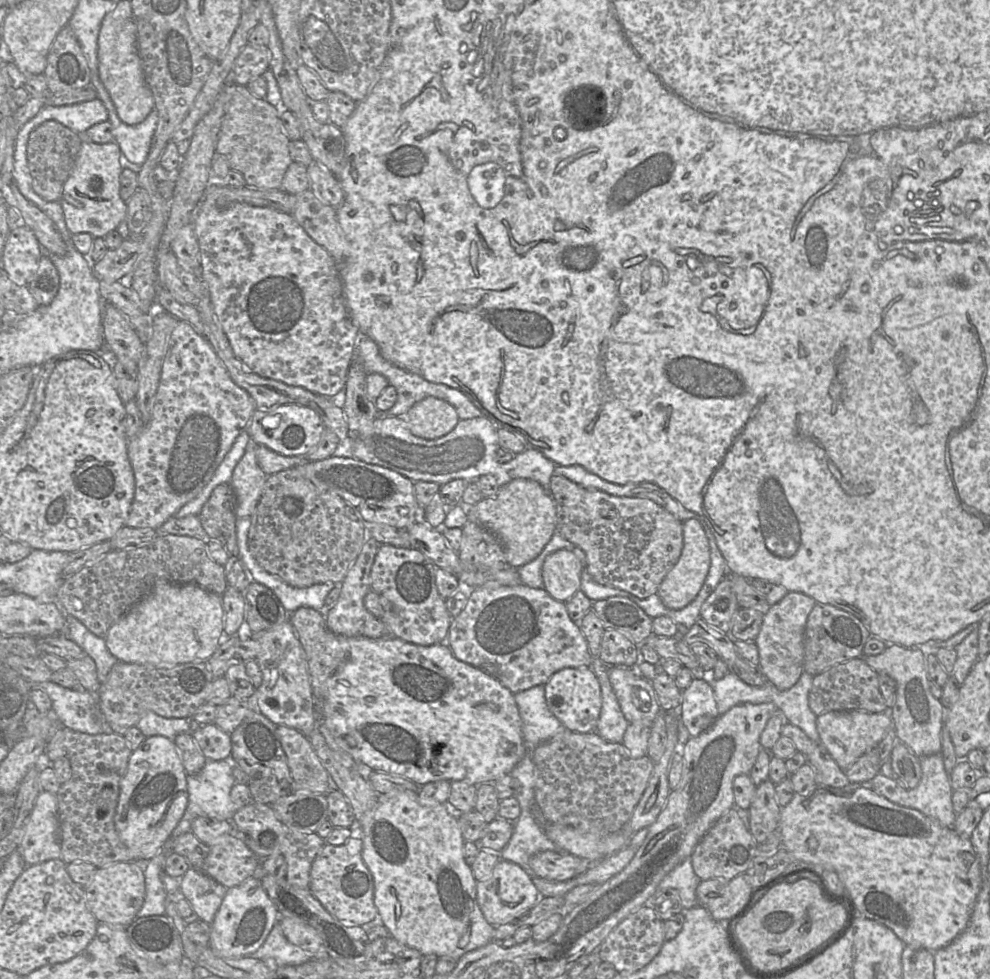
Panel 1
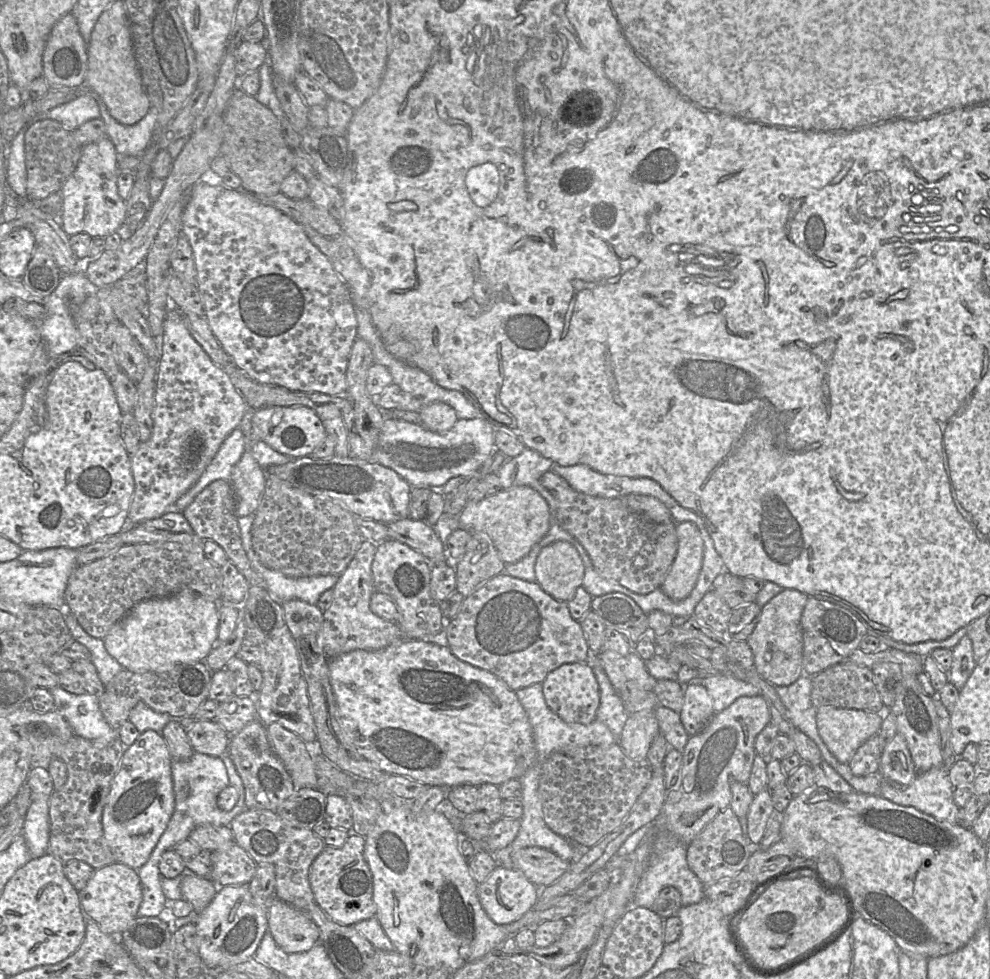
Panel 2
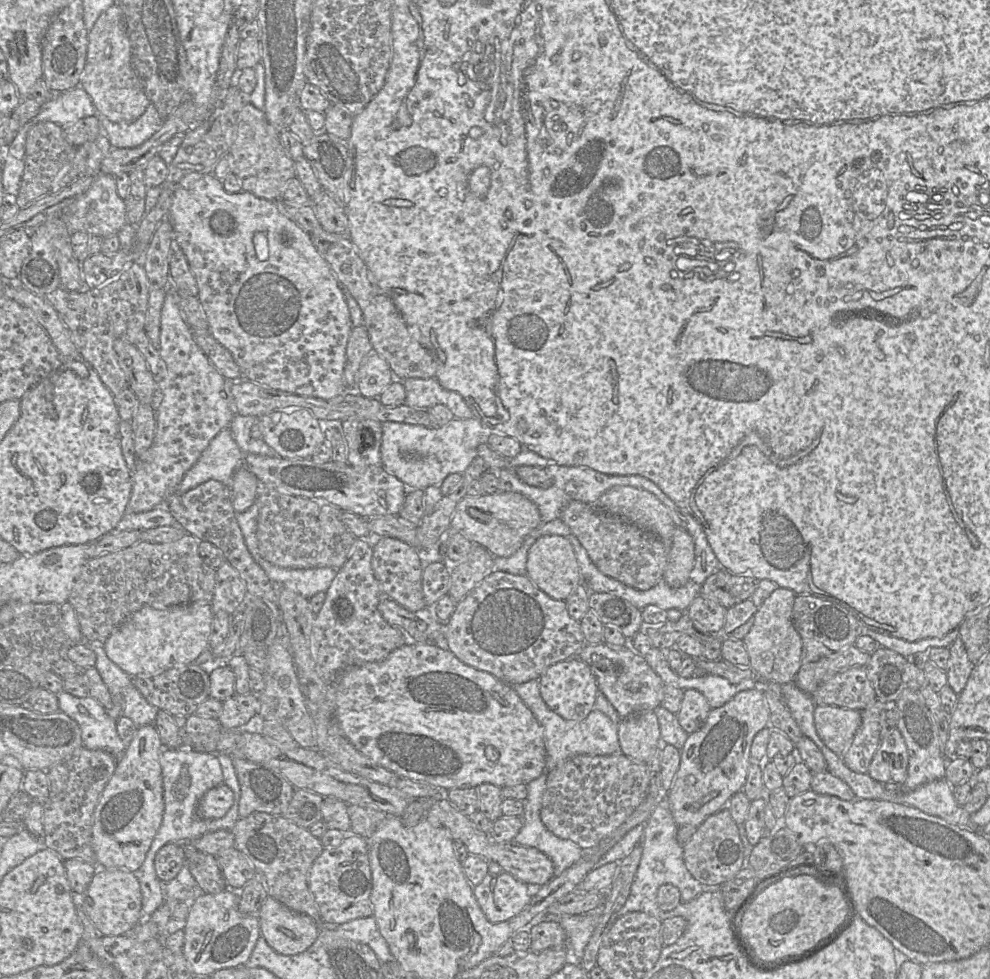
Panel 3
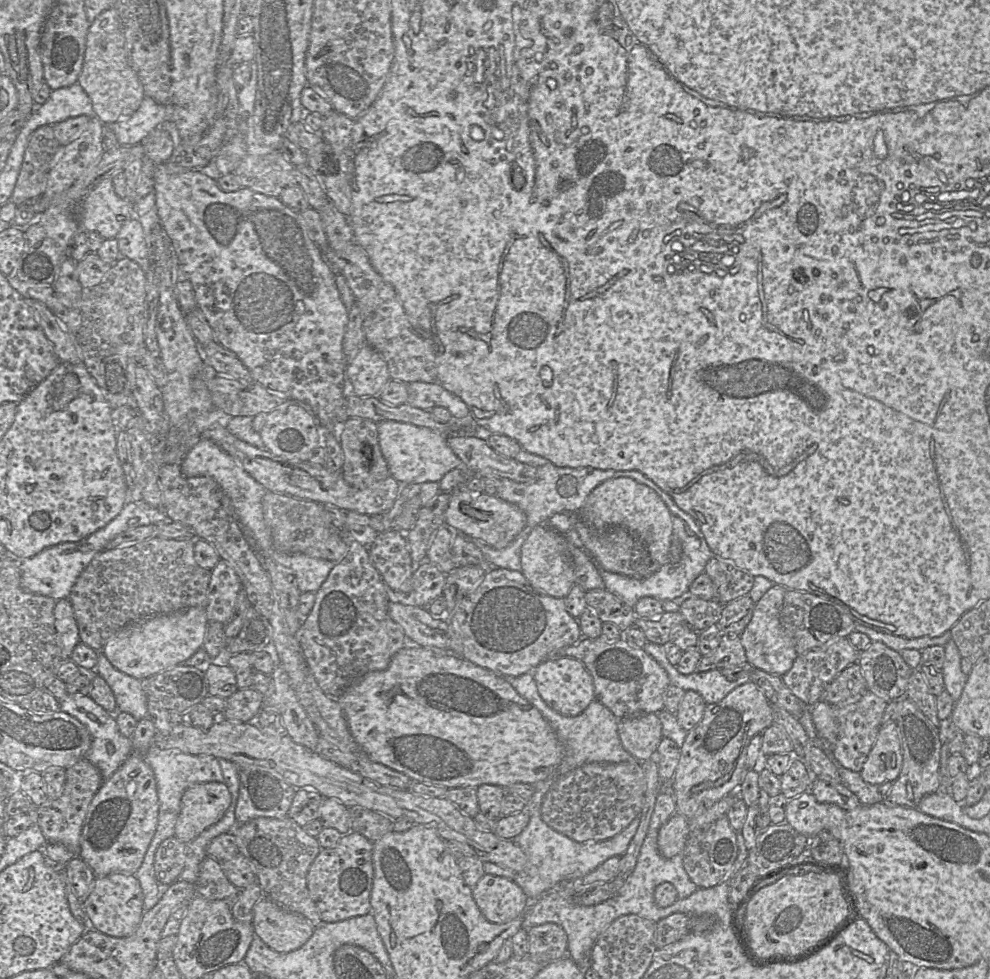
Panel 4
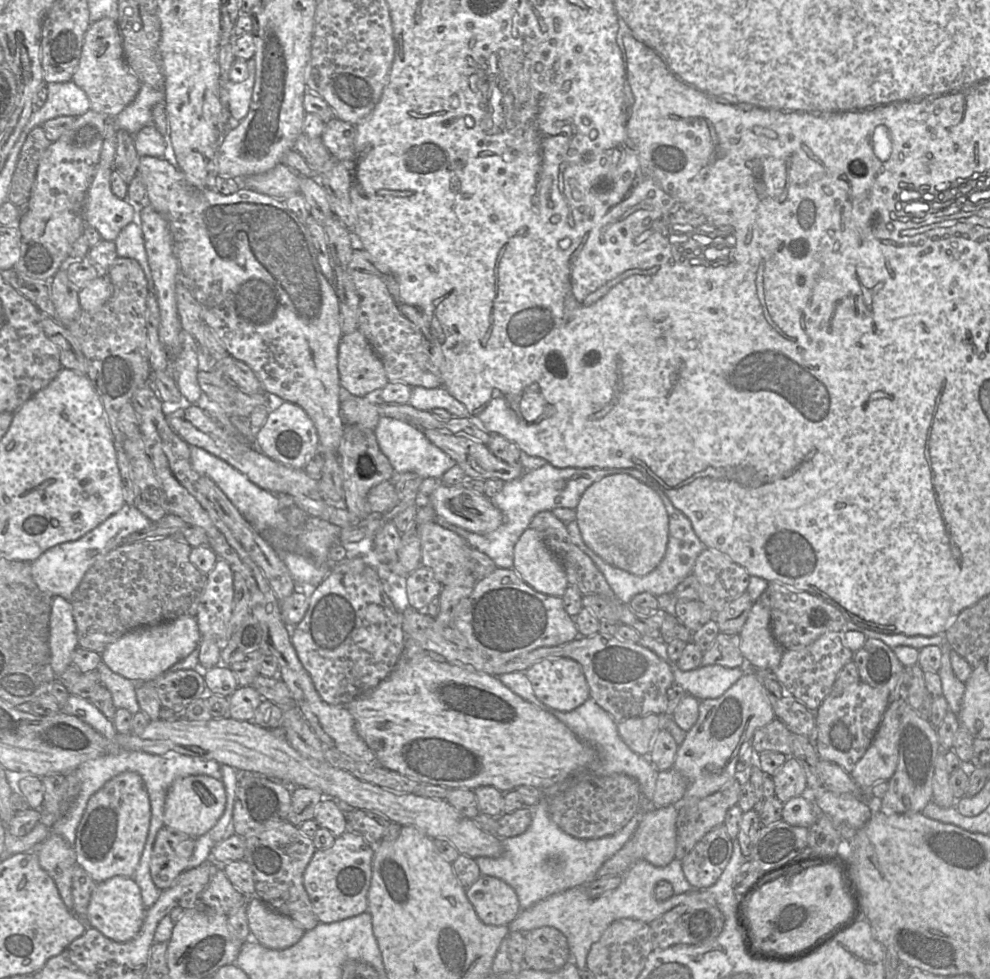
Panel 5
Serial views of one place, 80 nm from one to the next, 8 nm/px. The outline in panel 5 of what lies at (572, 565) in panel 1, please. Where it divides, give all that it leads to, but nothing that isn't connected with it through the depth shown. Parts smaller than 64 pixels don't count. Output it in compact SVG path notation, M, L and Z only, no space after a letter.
M527 528L515 544L513 569L533 589L547 595L562 597L569 586L561 561L532 528Z

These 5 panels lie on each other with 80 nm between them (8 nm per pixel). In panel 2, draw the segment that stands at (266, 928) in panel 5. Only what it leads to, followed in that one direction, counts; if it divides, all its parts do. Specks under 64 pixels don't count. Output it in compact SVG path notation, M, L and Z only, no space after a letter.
M273 897L266 905L268 932L286 953L310 950L319 940L319 929L302 911Z

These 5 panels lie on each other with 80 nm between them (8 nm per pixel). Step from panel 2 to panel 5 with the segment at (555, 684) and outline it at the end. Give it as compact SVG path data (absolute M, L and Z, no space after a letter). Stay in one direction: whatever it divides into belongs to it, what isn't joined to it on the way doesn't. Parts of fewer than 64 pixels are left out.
M547 658L529 667L525 674L534 694L546 706L569 712L590 698L581 665L571 658Z

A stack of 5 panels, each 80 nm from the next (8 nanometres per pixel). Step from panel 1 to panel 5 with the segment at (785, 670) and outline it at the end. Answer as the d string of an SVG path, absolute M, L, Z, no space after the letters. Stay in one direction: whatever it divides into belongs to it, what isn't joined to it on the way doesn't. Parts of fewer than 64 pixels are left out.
M765 592L753 603L739 635L747 665L773 671L780 664L784 649L772 635L770 600Z

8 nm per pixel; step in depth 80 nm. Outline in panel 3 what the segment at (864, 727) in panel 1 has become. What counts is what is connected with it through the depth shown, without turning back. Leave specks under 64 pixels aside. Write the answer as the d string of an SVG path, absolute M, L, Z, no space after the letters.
M816 705L814 723L825 745L842 758L861 725L861 713L836 706Z

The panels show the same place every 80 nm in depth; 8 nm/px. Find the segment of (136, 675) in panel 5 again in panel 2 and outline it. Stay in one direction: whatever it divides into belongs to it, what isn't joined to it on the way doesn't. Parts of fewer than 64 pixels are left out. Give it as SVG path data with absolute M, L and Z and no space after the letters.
M184 589L136 604L104 637L107 652L134 673L162 673L176 665L205 661L218 643L219 601Z

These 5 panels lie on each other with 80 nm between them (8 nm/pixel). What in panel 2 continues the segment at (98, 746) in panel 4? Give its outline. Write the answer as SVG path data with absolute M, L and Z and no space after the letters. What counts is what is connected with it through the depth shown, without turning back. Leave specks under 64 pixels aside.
M59 686L48 690L54 698L54 710L67 720L74 735L88 740L118 738L118 732L105 720L96 696L88 693L76 695Z

